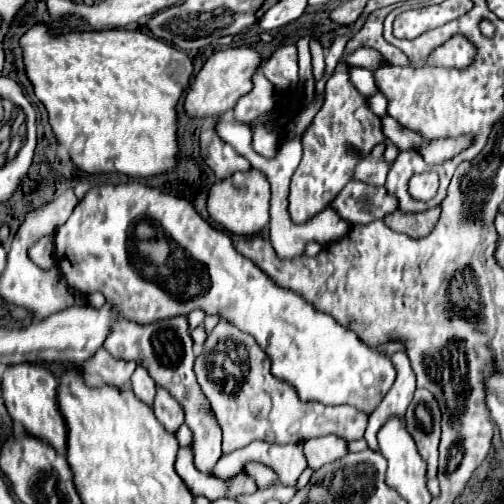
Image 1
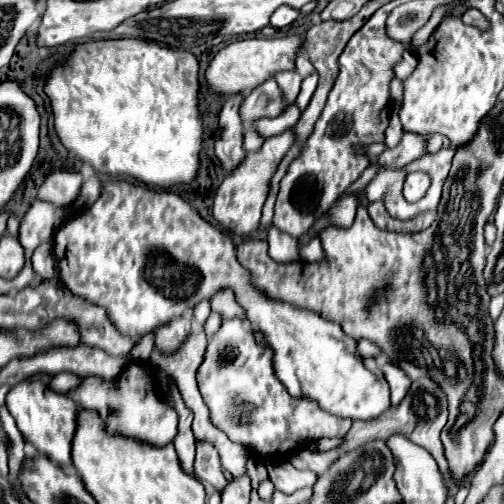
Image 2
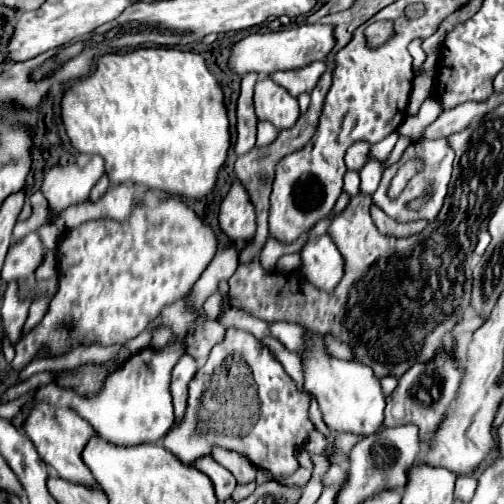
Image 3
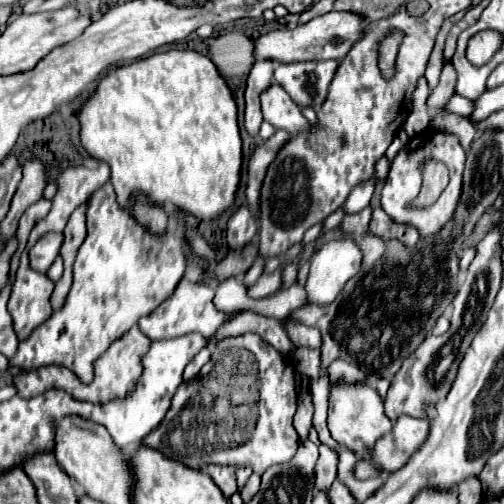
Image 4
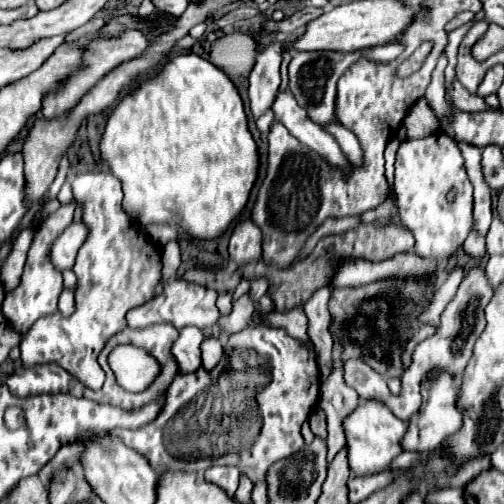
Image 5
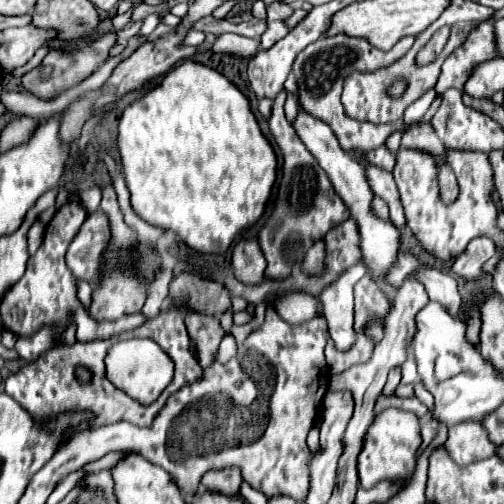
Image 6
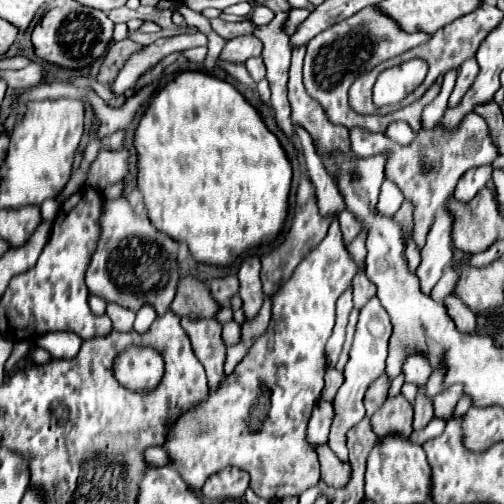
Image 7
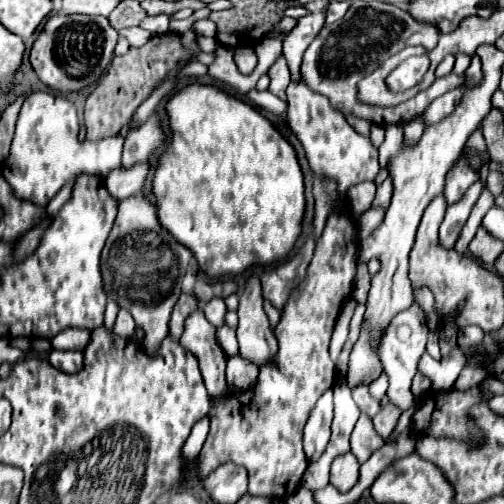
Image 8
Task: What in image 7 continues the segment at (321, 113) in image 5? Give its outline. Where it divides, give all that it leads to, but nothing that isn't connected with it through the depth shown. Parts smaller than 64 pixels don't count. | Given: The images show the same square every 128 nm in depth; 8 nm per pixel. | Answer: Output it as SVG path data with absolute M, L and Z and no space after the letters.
M370 4L362 10L358 10L354 16L322 30L318 36L314 36L308 42L308 50L306 50L306 58L304 58L304 86L306 86L308 94L322 104L322 108L326 110L332 124L344 124L346 128L362 126L372 132L384 132L390 122L404 120L416 132L416 128L420 128L420 112L422 112L424 104L430 104L440 94L440 82L434 82L434 90L428 90L414 104L404 106L402 110L386 114L386 116L362 116L362 114L354 112L348 104L348 88L360 74L372 70L380 62L394 58L396 54L402 54L402 52L406 52L418 44L424 44L428 40L430 40L430 34L404 32L396 20L392 20L378 8L378 4Z

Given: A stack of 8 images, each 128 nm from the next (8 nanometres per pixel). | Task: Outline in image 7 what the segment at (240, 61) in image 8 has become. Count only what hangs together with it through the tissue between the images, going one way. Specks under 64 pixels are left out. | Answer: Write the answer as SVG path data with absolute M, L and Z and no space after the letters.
M248 58L248 60L244 62L244 66L246 66L248 74L250 74L256 82L260 82L260 80L266 76L266 72L264 72L264 64L262 64L260 58Z

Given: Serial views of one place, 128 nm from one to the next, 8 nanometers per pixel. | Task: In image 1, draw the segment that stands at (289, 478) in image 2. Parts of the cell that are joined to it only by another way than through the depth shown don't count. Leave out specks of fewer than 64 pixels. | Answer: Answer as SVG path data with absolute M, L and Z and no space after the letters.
M258 462L246 464L246 472L256 480L258 488L270 488L270 486L276 486L276 482L278 482L276 472L264 464L258 464Z

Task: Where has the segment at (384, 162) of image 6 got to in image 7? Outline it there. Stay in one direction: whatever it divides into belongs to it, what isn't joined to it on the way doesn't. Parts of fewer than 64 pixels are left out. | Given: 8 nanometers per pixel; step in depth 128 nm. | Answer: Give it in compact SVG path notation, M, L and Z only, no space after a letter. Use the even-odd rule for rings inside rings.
M474 114L460 124L460 132L444 132L439 126L435 126L424 132L424 136L416 136L410 146L400 146L398 142L392 142L384 134L374 134L366 132L362 128L352 128L350 132L352 148L358 156L368 158L376 152L384 152L384 148L392 148L392 160L388 160L388 176L398 188L404 192L412 204L416 204L416 228L414 228L414 242L418 248L426 244L426 234L430 232L430 226L434 222L436 212L448 204L448 198L452 196L456 182L460 176L476 166L492 164L494 158L498 156L496 146L490 140L488 126L482 116ZM426 172L426 173L424 173Z

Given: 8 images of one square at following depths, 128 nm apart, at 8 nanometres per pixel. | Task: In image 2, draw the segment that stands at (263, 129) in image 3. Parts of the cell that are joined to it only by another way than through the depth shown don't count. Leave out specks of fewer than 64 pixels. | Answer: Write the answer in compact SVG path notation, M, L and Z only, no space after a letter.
M250 126L246 130L246 136L244 136L244 148L246 150L260 150L262 148L262 142L264 142L264 138L258 136L258 132L256 132L254 126Z

